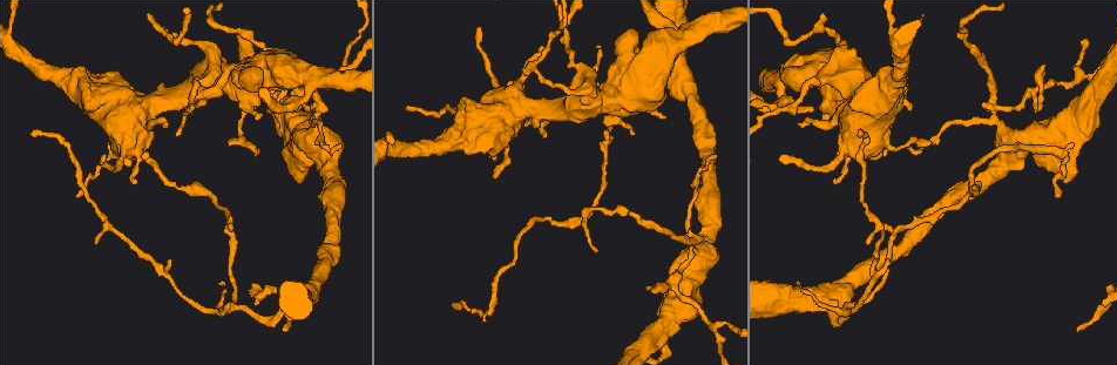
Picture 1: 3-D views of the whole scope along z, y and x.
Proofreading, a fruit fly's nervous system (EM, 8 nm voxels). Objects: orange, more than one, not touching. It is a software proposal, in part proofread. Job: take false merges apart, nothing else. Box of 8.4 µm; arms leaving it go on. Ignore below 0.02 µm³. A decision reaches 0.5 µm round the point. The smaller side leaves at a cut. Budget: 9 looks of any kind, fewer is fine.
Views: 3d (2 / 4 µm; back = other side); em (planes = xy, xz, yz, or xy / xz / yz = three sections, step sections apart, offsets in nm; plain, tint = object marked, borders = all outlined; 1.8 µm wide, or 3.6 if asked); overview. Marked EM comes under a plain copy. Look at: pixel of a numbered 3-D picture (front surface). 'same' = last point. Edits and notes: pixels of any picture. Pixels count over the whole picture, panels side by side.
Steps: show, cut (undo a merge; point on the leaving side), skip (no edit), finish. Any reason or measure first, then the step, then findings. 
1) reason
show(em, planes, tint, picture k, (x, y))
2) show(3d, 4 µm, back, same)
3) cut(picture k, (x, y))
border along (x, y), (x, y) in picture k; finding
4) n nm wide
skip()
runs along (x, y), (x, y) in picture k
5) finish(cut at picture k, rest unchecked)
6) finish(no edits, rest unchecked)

narrows sharply
show(3d, 4 µm, picture 1, (964, 43))

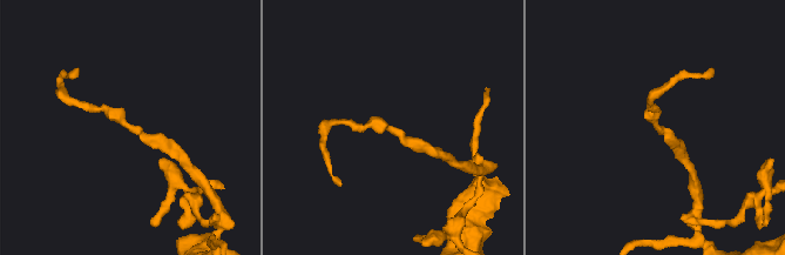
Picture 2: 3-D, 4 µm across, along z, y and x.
now the EM
show(em, planes, tint, picture 2, (658, 126))

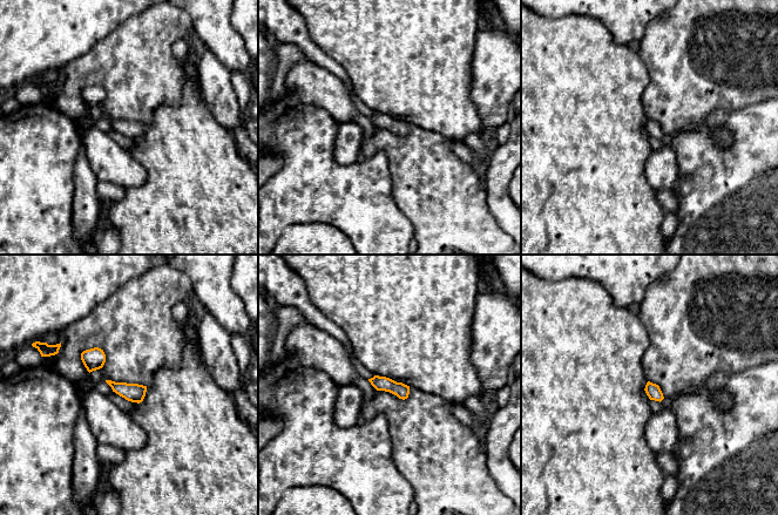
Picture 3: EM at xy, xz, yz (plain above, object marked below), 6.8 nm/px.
skip()
one cell here

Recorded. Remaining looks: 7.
three arms meet
show(em, yz, step 4, borders, picture 1, (235, 304))

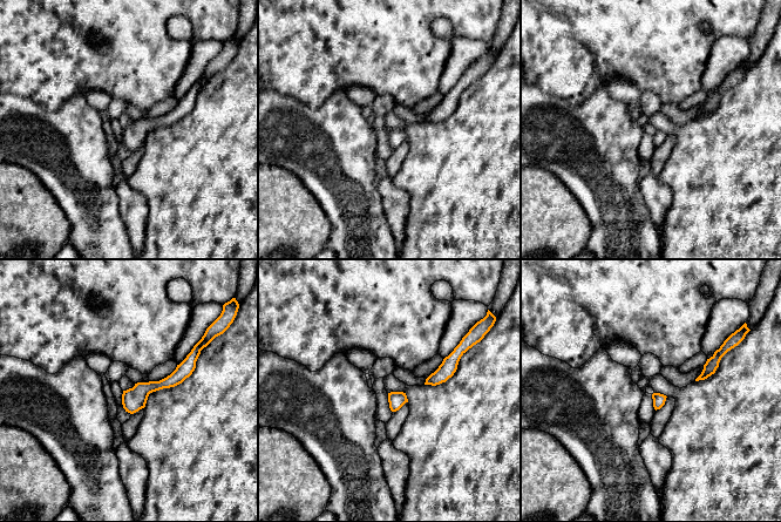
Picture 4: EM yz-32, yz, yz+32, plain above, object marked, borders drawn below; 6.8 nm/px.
skip()
runs along (191, 364), (126, 405) in picture 4; all the same cell

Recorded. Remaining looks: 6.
small branch off a trunk
show(3d, 2 µm, picture 1, (314, 111))

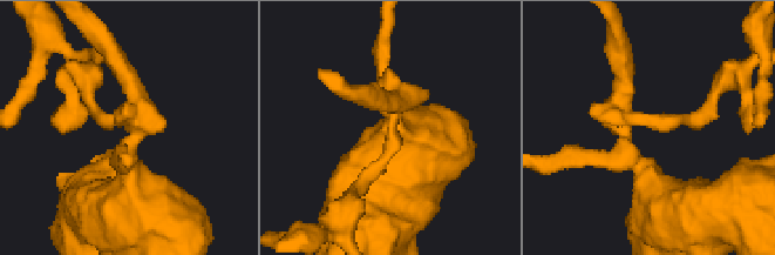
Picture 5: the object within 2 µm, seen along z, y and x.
show(em, xy, step 4, tint, picture 5, (627, 127))

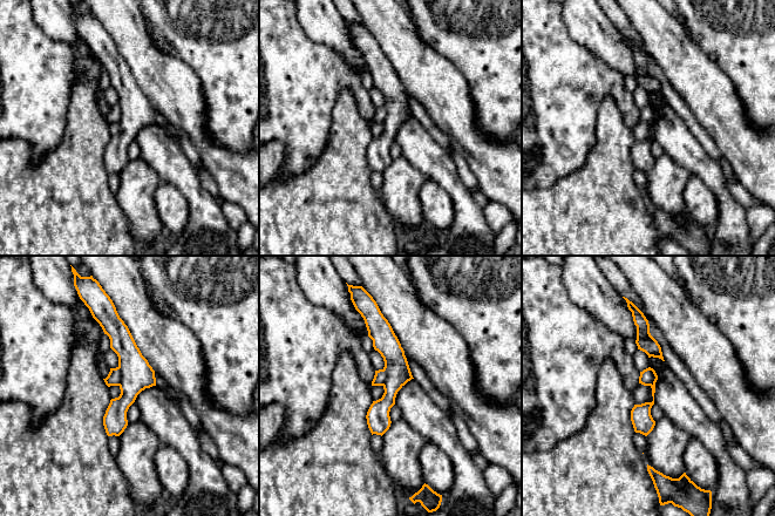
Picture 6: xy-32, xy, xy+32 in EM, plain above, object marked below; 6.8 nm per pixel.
another direction
show(em, xz, step 16, tint, same)

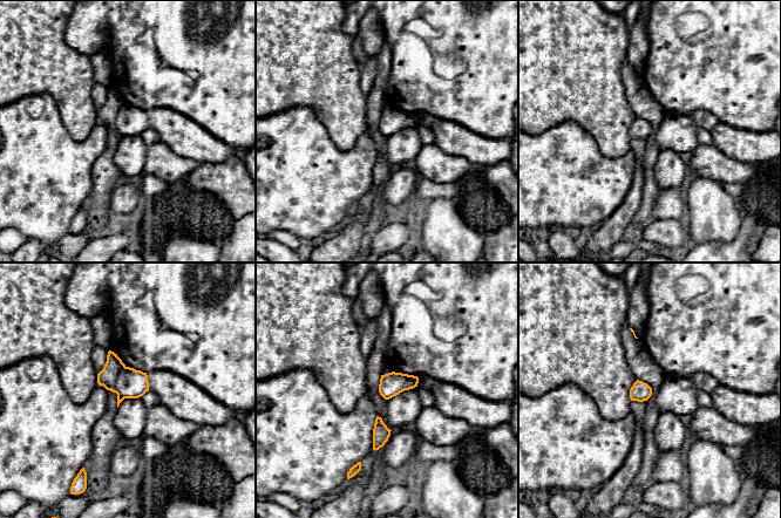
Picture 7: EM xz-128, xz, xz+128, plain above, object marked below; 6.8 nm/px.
cut(picture 7, (107, 377))
two cells meet here

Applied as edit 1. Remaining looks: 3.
calibre changes
show(3d, 4 µm, picture 1, (241, 113))

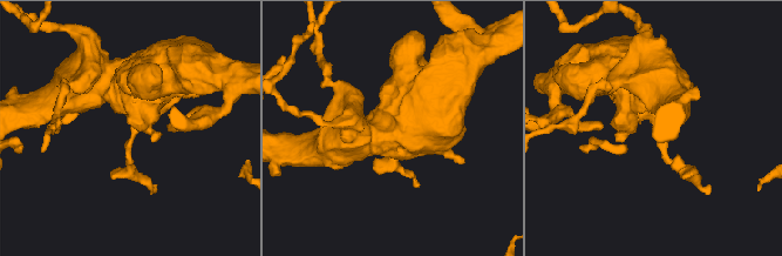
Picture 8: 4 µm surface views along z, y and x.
show(em, 3.6 µm, planes, borders, same)

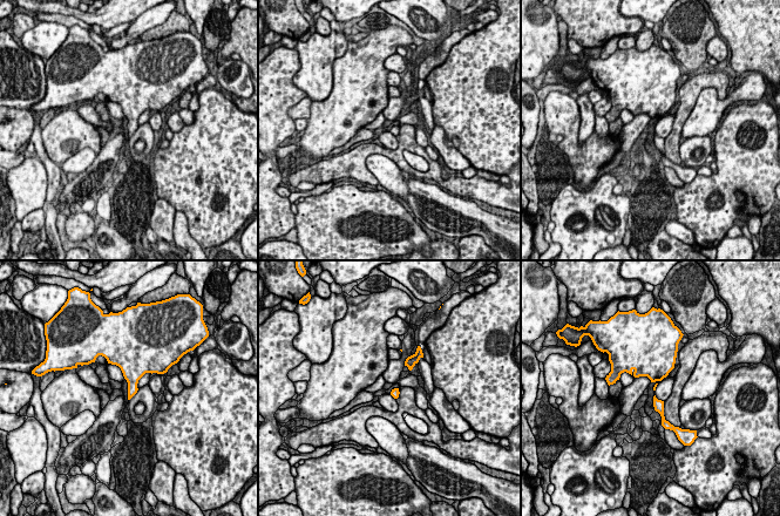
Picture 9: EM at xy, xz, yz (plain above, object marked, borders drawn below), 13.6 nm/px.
skip()
all the same cell

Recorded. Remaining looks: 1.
finish(cut at picture 7, rest unchecked)

